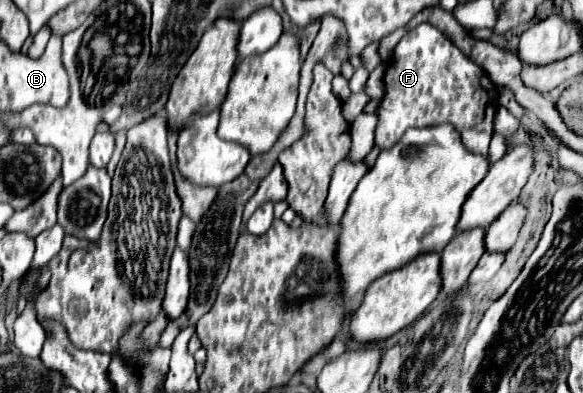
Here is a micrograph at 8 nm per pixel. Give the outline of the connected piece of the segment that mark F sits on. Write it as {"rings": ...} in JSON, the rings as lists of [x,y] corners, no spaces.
{"rings":[[[419,24],[415,30],[405,34],[405,38],[401,38],[387,62],[383,82],[385,94],[375,110],[379,120],[375,130],[375,146],[381,150],[391,148],[407,128],[453,124],[469,152],[487,154],[497,108],[495,84],[489,80],[485,70],[471,62],[435,26]]]}

